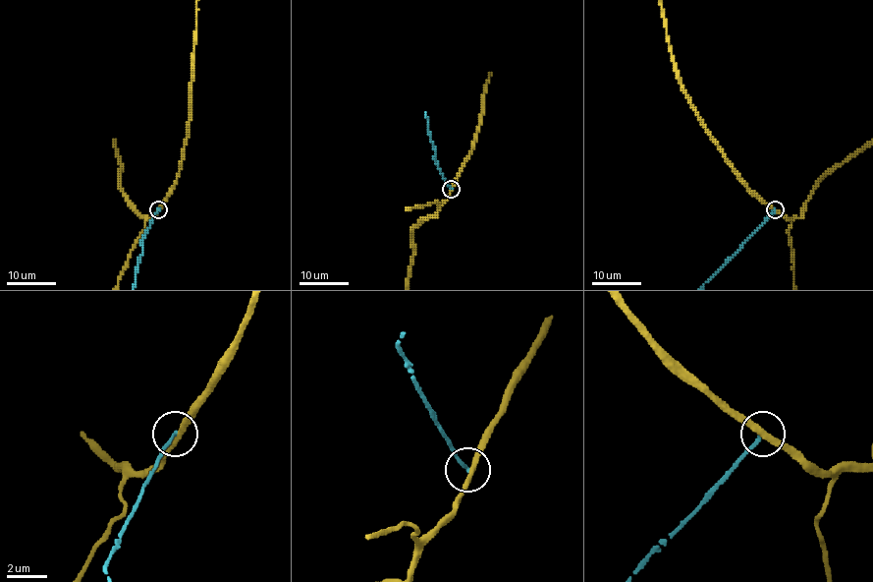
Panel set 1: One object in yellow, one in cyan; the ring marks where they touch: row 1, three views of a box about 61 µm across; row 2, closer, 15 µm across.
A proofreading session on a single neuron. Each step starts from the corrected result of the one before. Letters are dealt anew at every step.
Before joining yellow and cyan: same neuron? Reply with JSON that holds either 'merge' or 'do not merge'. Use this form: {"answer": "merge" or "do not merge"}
{"answer": "do not merge"}

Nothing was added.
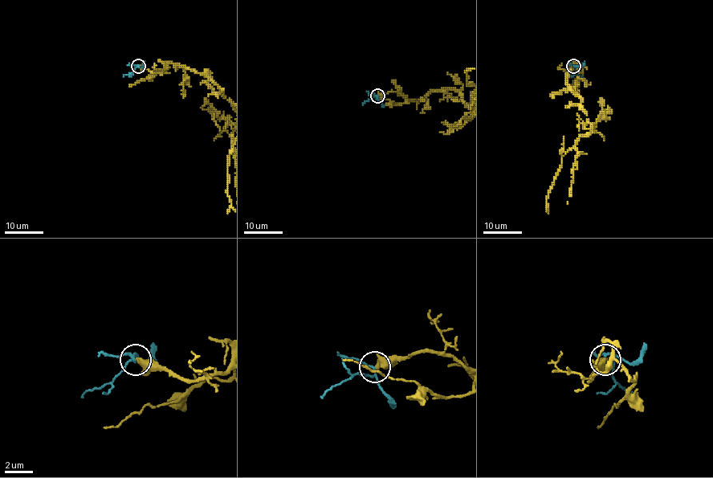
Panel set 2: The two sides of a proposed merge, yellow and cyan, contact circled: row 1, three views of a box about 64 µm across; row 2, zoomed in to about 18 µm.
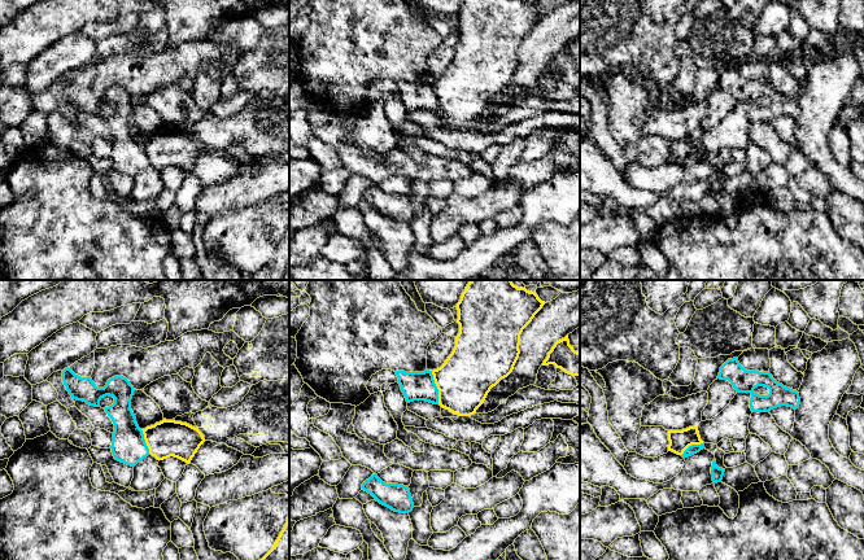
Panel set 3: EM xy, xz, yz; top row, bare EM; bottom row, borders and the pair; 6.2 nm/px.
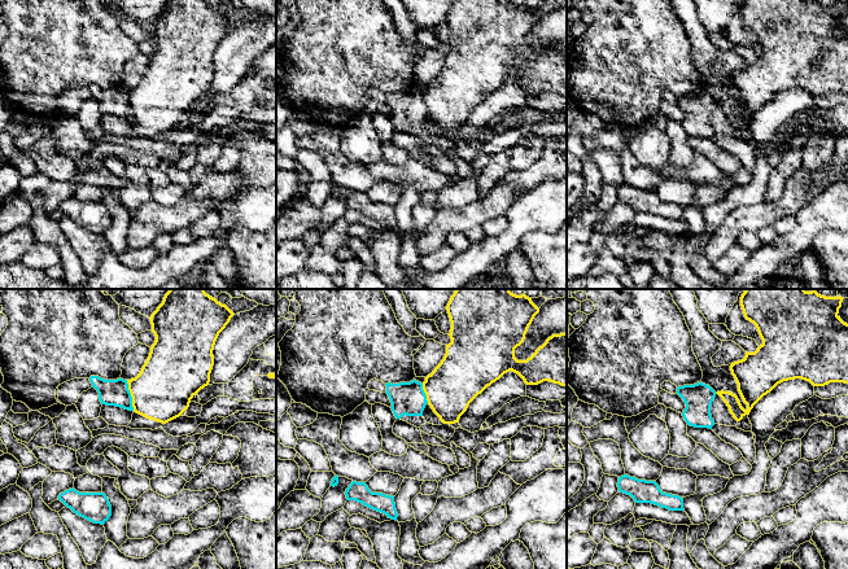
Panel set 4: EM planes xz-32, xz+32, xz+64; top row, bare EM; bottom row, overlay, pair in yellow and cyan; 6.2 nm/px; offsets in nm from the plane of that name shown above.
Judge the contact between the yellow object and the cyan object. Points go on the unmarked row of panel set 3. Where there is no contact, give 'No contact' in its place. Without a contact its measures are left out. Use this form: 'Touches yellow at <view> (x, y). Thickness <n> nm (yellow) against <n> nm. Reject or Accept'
Touches yellow at xz (437, 97). Thickness 340 nm (yellow) against 180 nm. Reject

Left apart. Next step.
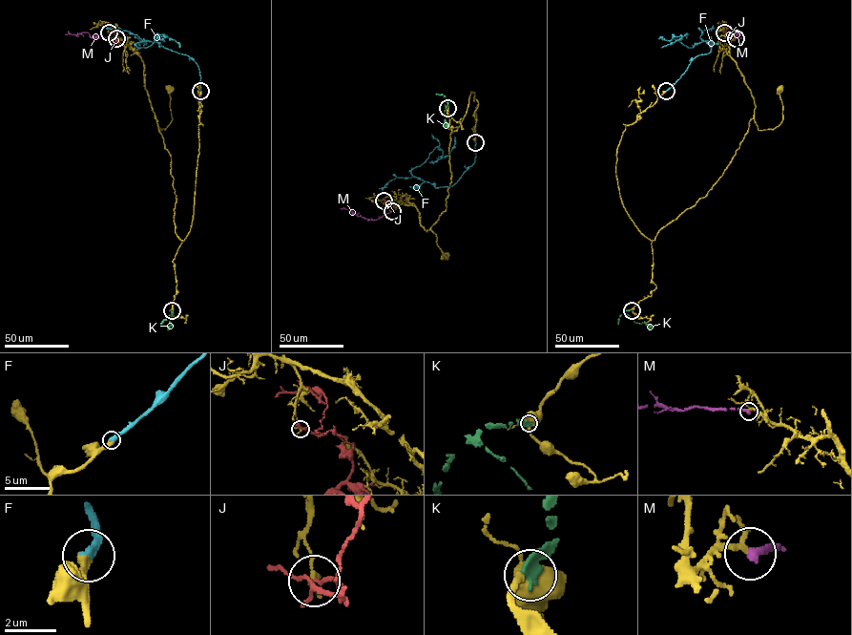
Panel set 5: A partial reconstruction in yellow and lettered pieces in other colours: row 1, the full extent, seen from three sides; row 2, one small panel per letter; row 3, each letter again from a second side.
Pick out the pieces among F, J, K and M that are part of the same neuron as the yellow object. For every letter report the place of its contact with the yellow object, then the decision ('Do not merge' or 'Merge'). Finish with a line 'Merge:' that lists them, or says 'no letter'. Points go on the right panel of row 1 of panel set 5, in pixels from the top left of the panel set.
F: Touches yellow at (666, 91). Merge
J: Touches yellow at (724, 32). Do not merge
K: Touches yellow at (632, 310). Do not merge
M: Touches yellow at (736, 38). Merge
Merge: F, M

